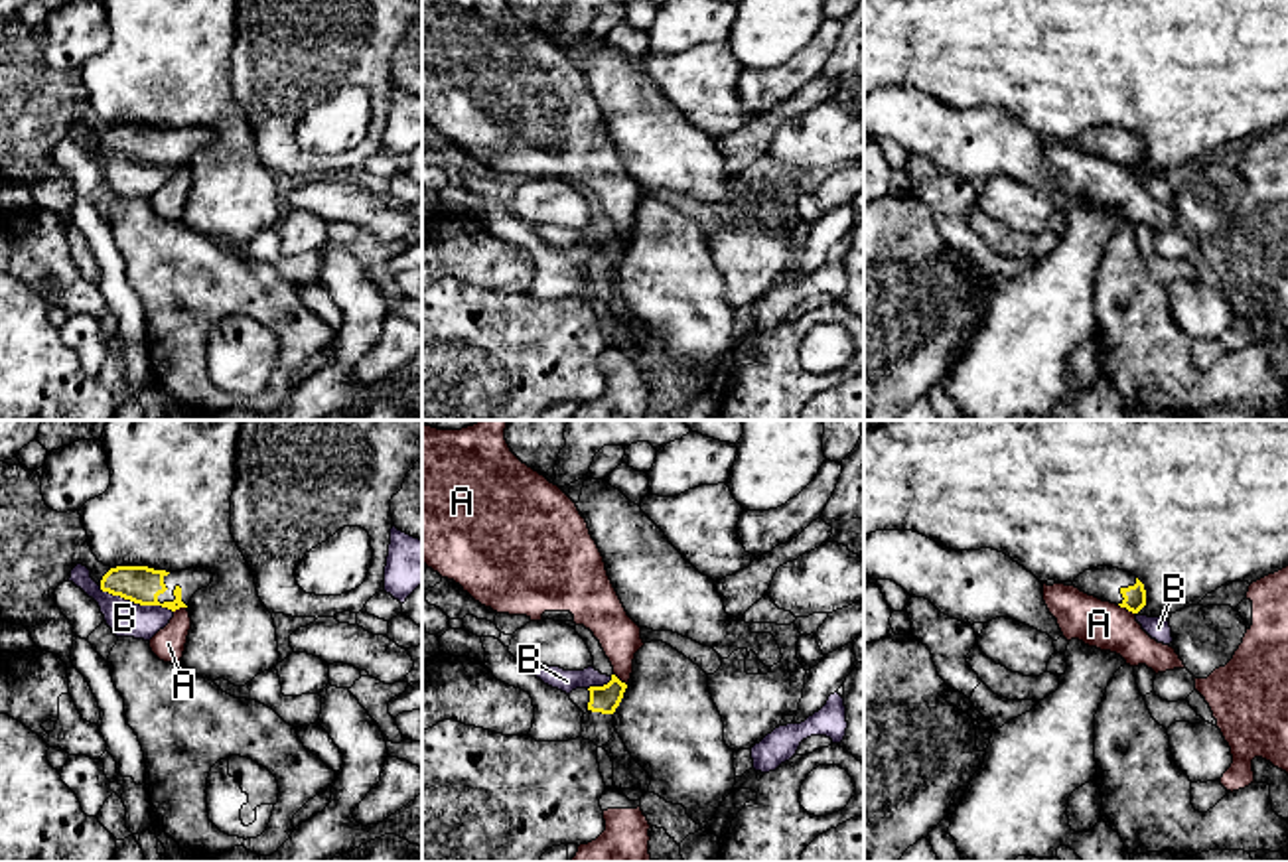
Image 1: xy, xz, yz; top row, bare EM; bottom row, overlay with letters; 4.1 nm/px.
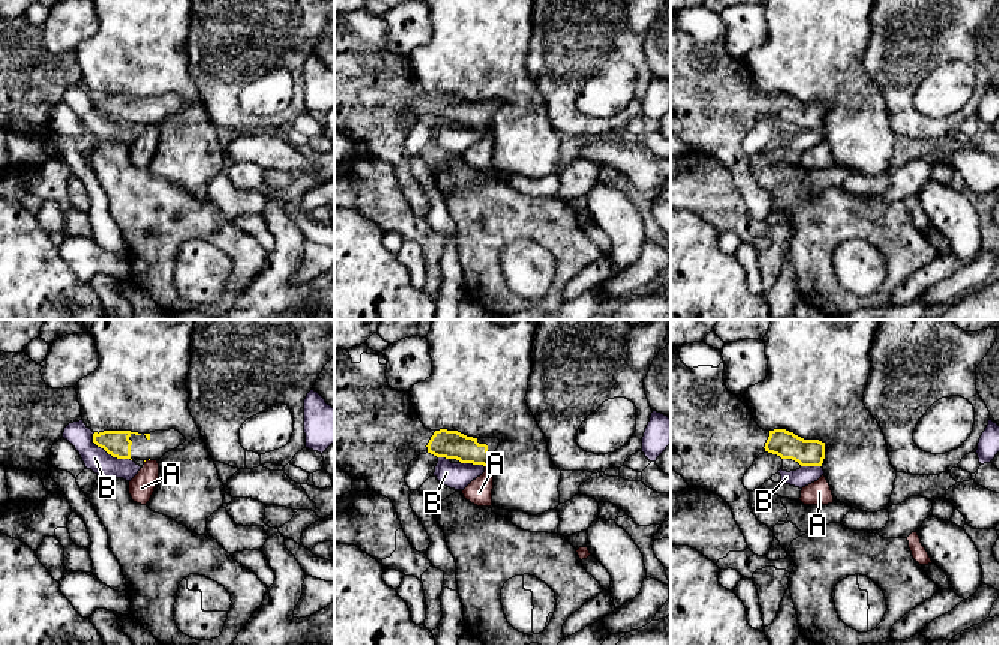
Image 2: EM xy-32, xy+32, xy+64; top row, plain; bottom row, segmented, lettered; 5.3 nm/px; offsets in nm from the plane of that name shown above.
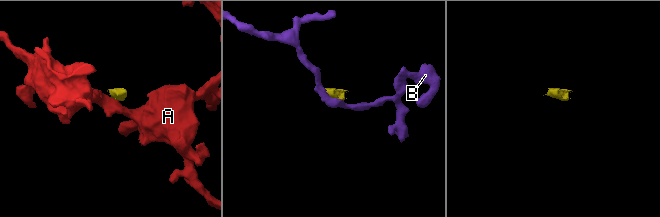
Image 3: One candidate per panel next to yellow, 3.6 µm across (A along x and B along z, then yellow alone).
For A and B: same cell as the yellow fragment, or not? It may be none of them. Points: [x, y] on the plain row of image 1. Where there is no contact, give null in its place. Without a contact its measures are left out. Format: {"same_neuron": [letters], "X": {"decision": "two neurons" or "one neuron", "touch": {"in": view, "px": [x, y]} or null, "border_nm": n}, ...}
{"same_neuron": [], "A": {"decision": "two neurons", "touch": {"in": "yz", "px": [1127, 166]}, "border_nm": 80}, "B": {"decision": "two neurons", "touch": {"in": "xy", "px": [137, 160]}, "border_nm": 320}}

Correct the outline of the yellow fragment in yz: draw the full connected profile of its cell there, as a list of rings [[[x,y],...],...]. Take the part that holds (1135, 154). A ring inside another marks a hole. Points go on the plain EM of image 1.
[[[1112,124],[1085,128],[1073,138],[1073,144],[1103,160],[1126,166],[1132,172],[1138,172],[1146,164],[1144,142],[1130,130]]]

